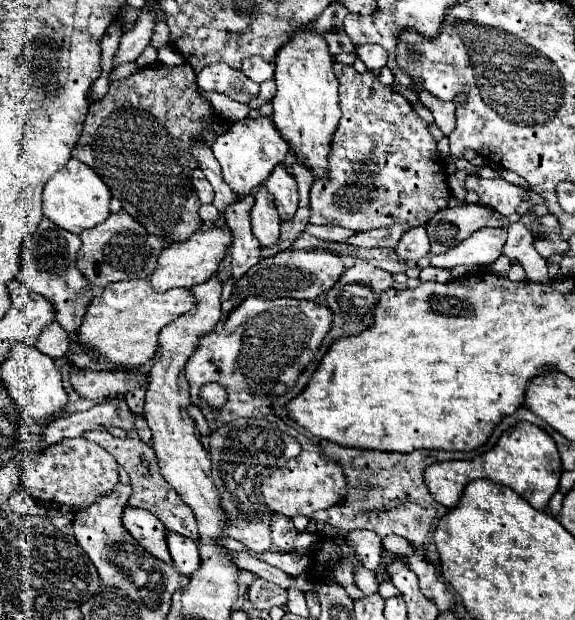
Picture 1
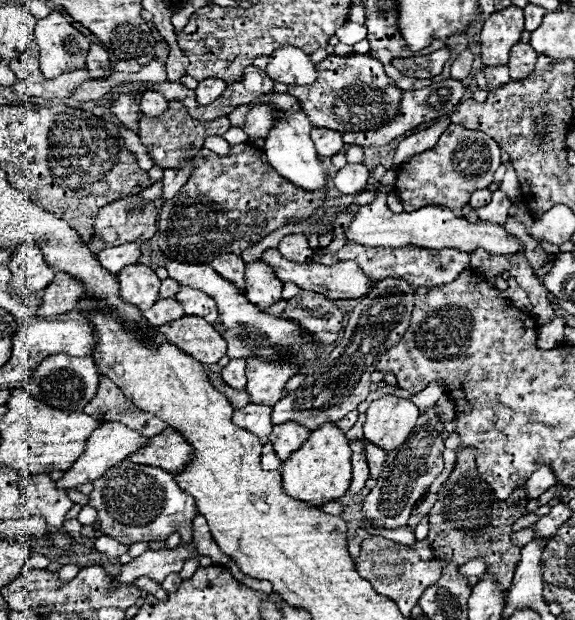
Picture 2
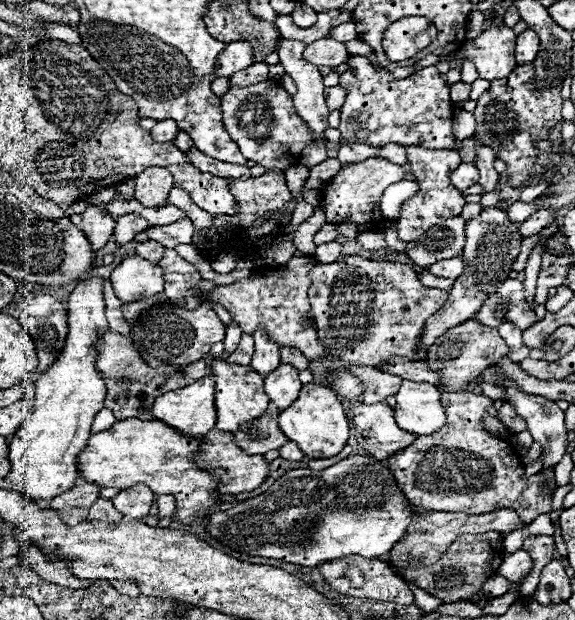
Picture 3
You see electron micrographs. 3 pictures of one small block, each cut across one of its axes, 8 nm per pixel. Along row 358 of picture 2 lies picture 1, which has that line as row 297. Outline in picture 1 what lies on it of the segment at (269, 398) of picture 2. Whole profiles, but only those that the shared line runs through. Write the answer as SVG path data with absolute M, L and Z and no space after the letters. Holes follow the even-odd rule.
M250 296L244 302L240 302L230 312L230 316L214 328L214 332L202 336L194 356L190 356L190 360L186 362L186 378L192 388L192 402L202 408L210 430L214 432L224 424L234 422L240 416L274 416L274 410L272 410L274 400L296 386L298 376L314 360L330 328L332 328L332 312L318 302L294 300L294 298L268 300L268 298L256 298L256 296ZM208 382L218 382L226 390L228 398L222 408L210 408L200 398L200 388Z

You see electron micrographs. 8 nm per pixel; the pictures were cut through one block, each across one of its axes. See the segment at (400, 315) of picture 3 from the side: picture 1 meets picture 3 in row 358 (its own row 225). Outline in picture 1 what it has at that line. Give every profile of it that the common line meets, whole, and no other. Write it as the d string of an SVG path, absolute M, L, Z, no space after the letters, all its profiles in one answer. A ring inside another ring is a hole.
M336 62L334 74L340 82L338 90L342 118L330 148L330 176L316 180L310 188L310 224L338 224L356 232L382 228L396 222L408 224L410 228L424 226L432 214L446 208L446 200L450 196L444 160L436 152L436 142L428 132L428 122L424 122L412 110L410 102L402 94L394 92L392 86L384 86L370 70L358 74L354 66Z

